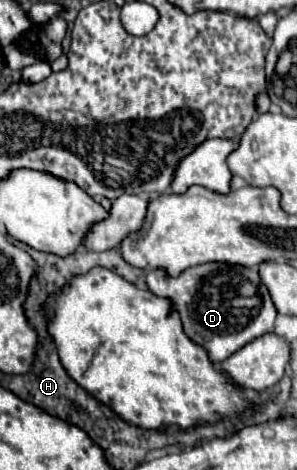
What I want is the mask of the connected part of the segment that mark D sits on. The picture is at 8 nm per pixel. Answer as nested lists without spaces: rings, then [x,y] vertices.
[[[205,263],[185,269],[179,277],[155,269],[149,271],[147,285],[157,297],[173,301],[173,309],[179,311],[185,333],[209,351],[213,363],[225,361],[249,341],[273,331],[277,309],[259,273],[253,269],[227,263]]]

